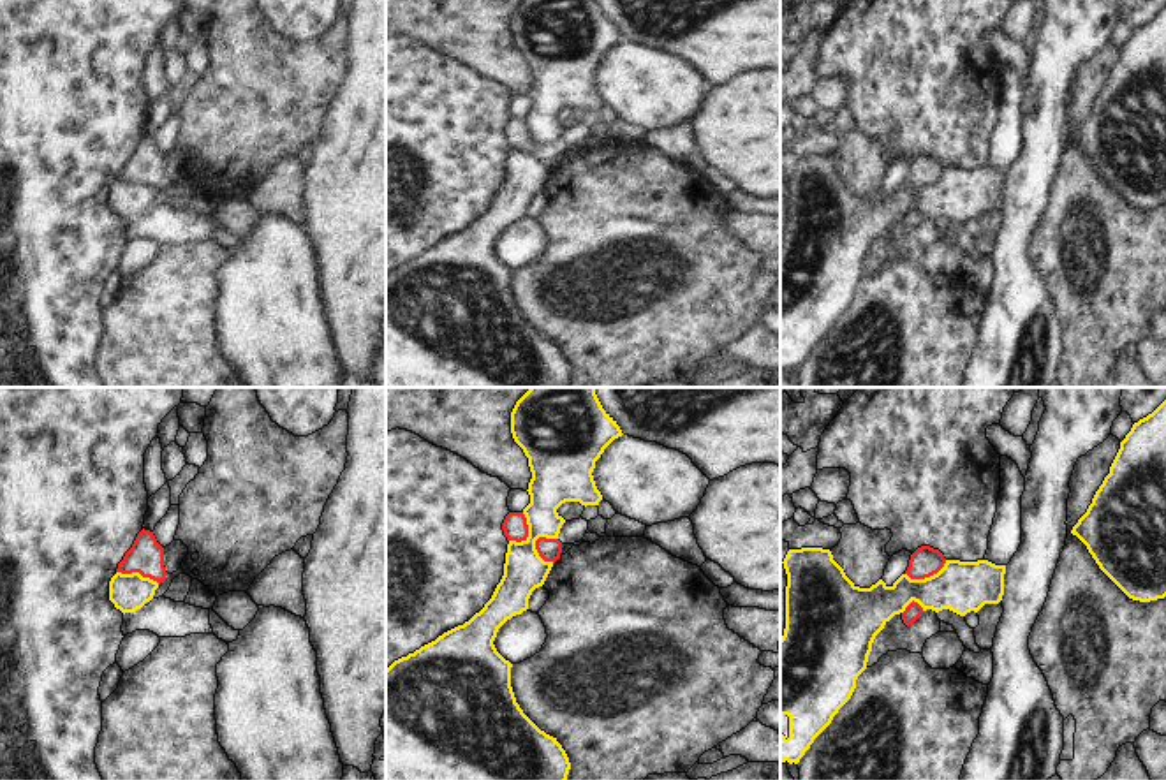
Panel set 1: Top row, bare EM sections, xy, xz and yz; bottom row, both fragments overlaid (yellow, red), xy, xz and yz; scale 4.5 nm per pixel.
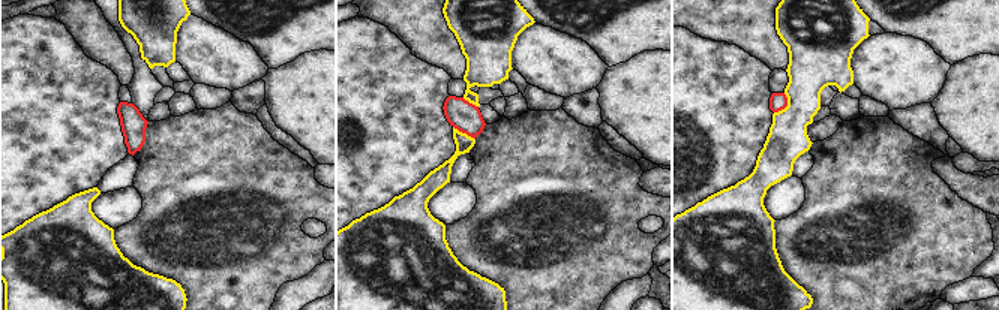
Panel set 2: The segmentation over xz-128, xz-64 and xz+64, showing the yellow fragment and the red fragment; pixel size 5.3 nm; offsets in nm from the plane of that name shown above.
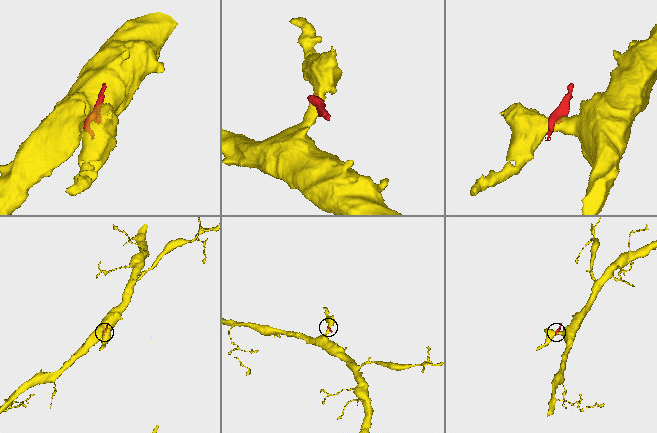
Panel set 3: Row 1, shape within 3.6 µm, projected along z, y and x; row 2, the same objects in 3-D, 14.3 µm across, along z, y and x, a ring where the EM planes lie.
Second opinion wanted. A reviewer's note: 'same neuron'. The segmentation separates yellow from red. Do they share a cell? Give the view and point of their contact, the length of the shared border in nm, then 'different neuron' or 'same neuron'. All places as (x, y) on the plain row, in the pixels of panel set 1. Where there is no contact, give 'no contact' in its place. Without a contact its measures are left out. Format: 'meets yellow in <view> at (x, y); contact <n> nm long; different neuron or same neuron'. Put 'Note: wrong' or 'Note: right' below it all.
meets yellow in xz at (538, 159); contact 140 nm long; different neuron
Note: wrong

